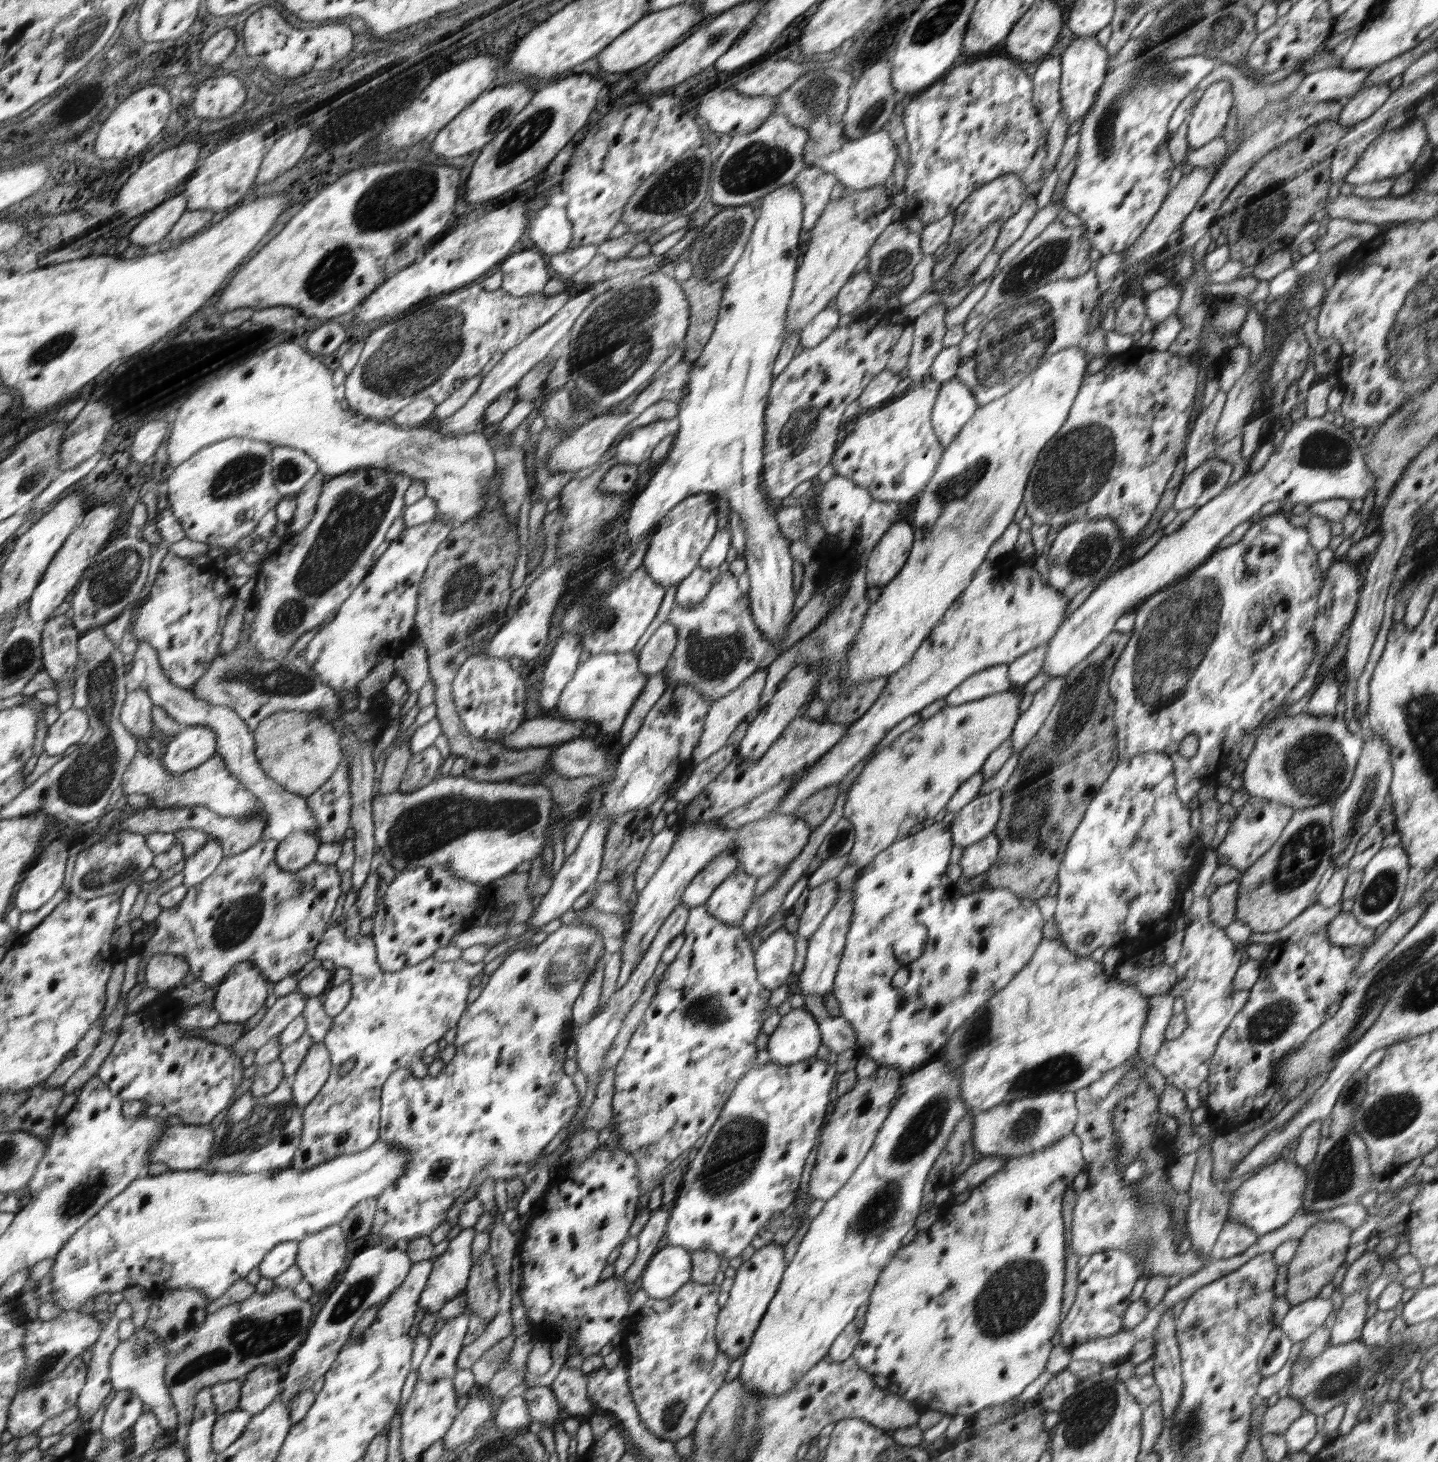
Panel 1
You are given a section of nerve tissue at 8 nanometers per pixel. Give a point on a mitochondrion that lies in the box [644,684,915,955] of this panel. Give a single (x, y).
(838, 839)

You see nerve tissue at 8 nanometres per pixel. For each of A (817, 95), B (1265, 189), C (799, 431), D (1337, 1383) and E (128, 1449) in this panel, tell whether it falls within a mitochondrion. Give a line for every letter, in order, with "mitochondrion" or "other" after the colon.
A: mitochondrion
B: mitochondrion
C: mitochondrion
D: mitochondrion
E: other

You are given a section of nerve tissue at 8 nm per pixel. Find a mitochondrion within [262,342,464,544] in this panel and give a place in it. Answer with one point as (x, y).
(287, 471)

